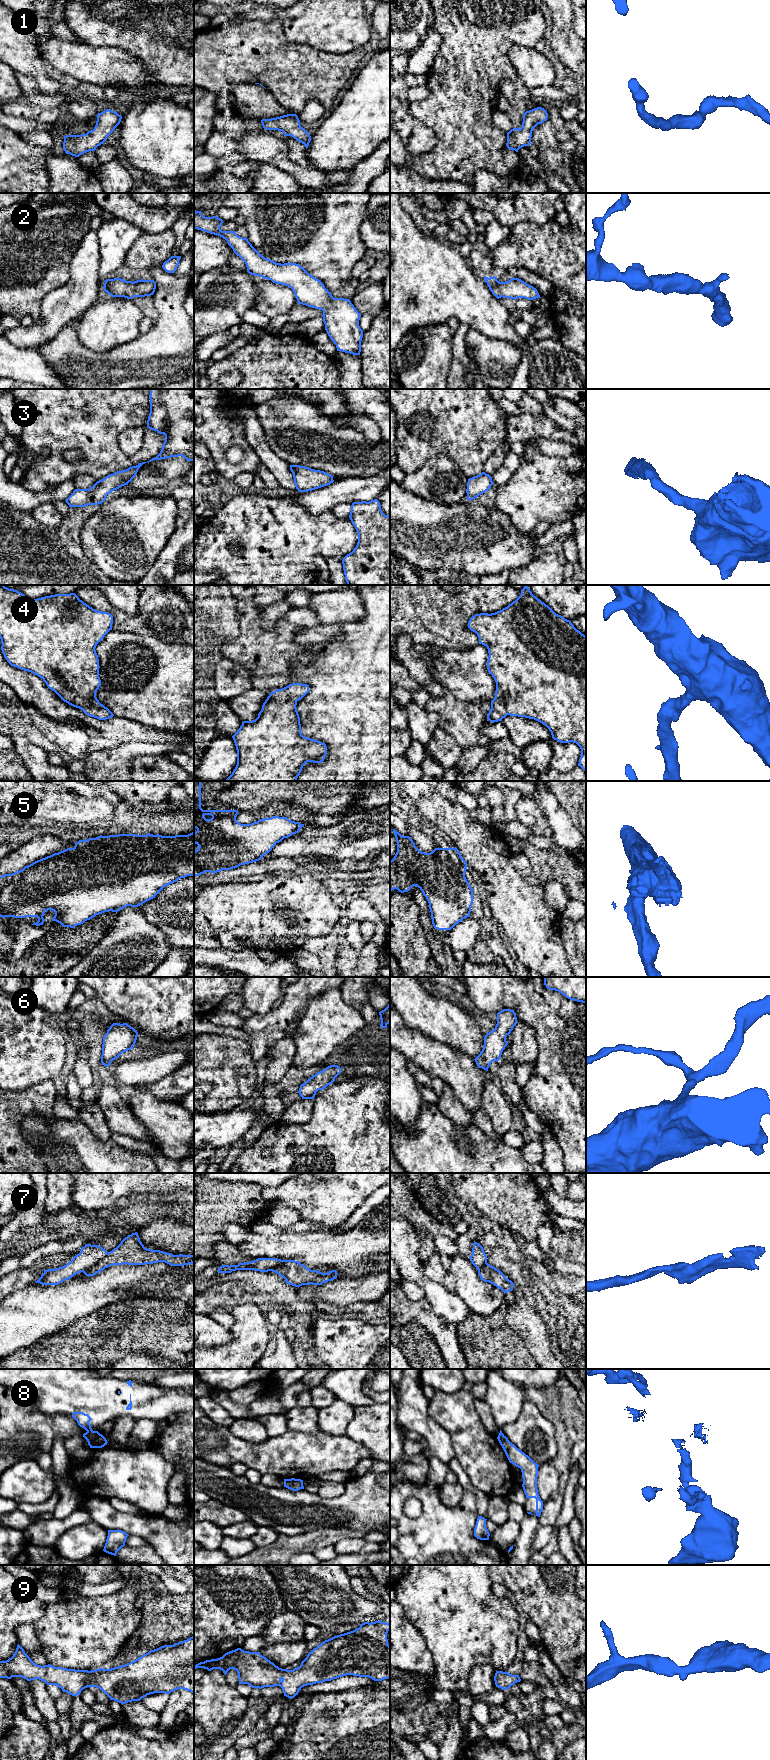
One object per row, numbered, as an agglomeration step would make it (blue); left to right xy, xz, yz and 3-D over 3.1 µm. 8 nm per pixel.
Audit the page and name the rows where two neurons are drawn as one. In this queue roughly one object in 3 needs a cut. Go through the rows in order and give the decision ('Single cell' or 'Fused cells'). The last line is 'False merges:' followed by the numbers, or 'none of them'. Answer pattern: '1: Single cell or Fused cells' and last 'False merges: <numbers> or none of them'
1: Single cell
2: Single cell
3: Single cell
4: Single cell
5: Single cell
6: Single cell
7: Fused cells
8: Fused cells
9: Single cell
False merges: 7, 8

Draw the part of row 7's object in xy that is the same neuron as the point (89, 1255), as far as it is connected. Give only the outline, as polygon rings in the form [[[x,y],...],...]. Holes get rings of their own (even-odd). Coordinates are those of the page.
[[[86,1244],[69,1263],[56,1269],[44,1269],[44,1273],[35,1282],[42,1285],[58,1285],[78,1273],[87,1271],[106,1254],[107,1251],[101,1246]]]

